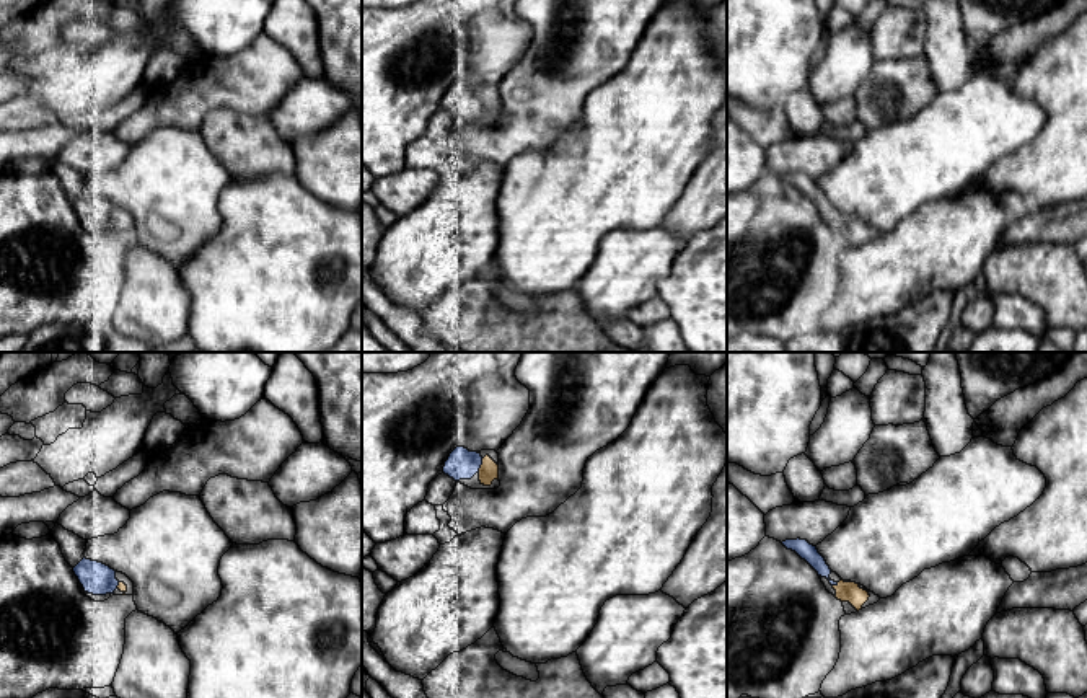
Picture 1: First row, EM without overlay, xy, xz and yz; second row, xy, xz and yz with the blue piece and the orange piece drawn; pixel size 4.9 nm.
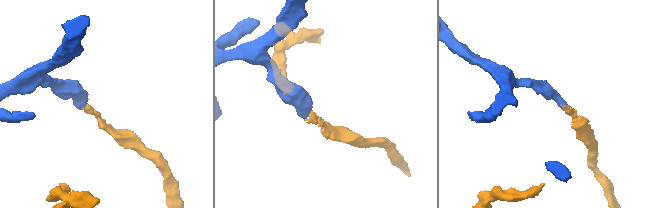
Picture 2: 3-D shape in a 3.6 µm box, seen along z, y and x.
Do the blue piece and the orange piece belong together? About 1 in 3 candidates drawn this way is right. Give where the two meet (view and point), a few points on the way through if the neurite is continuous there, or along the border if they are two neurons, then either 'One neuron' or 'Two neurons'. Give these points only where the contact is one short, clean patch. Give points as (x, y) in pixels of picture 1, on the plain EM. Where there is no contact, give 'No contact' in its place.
Touches blue at xz (481, 98). One neuron

